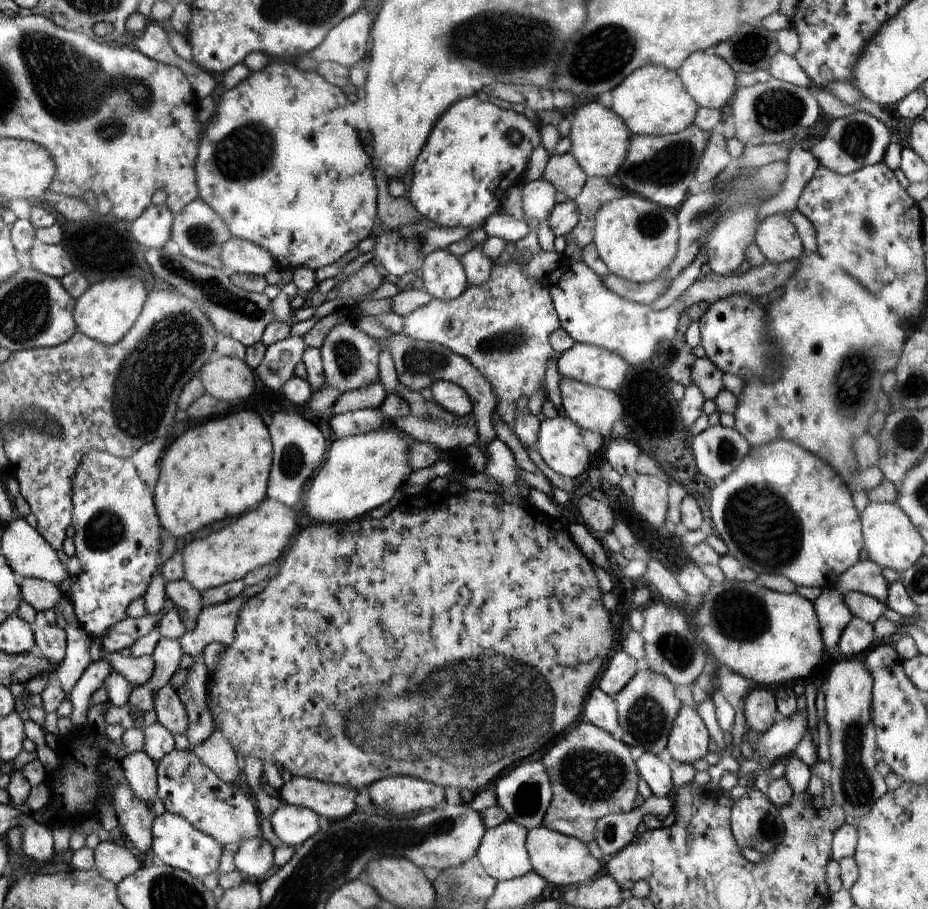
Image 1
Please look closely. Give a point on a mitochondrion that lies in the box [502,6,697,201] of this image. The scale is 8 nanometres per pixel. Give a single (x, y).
(605, 55)

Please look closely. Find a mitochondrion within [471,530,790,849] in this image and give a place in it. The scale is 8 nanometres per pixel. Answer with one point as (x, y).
(592, 776)

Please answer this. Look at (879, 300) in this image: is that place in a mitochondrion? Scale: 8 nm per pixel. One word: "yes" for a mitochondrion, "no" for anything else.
no

